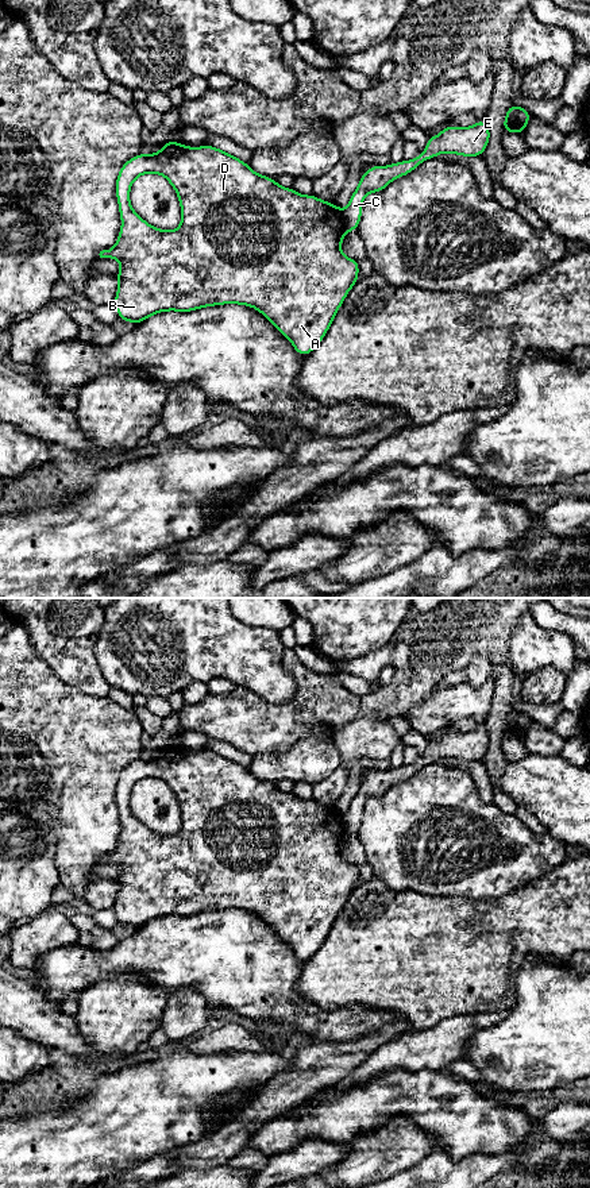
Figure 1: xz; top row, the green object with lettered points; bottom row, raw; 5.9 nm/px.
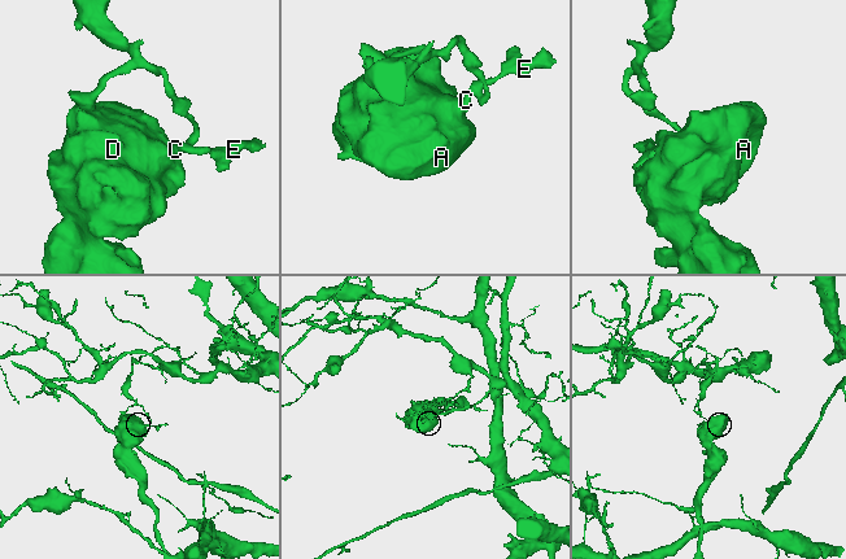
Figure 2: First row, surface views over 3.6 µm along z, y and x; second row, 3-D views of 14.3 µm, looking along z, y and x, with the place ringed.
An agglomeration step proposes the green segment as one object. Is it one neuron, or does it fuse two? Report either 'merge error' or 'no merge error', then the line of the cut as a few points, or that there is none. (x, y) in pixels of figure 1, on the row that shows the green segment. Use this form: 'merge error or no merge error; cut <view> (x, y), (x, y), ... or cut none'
merge error; cut xz (340, 211), (340, 219), (346, 231)

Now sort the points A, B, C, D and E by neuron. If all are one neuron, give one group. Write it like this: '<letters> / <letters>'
A B D / C E

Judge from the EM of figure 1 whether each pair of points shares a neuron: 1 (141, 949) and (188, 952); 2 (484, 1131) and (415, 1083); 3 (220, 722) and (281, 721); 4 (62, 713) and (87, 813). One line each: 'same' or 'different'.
1: same
2: same
3: same
4: same

